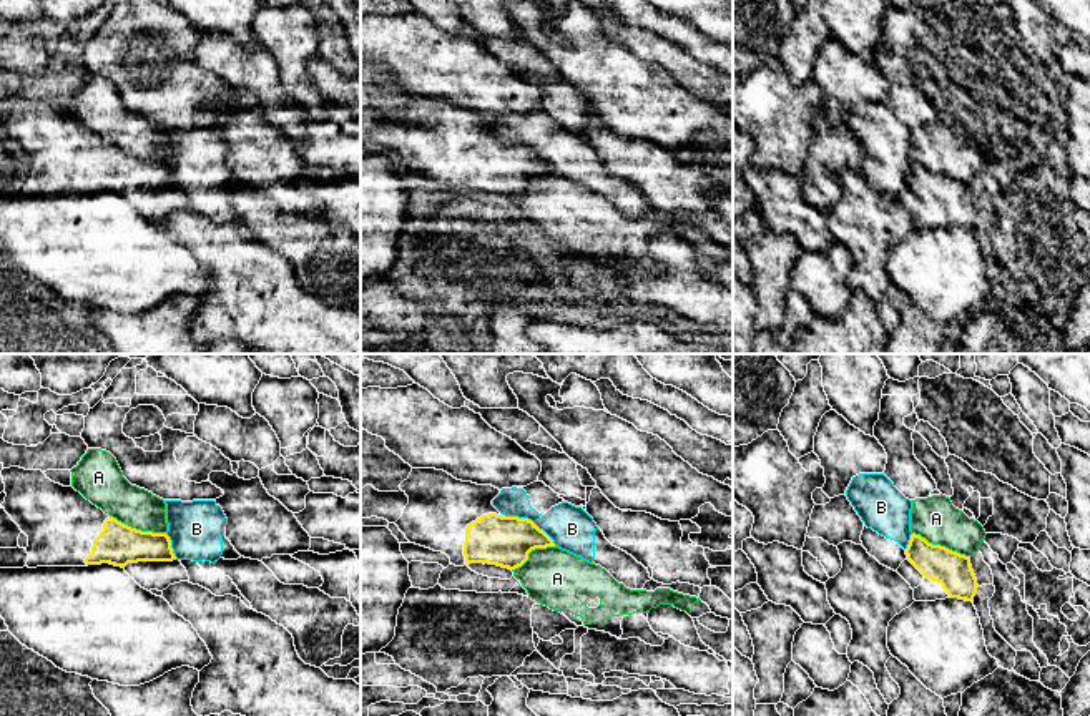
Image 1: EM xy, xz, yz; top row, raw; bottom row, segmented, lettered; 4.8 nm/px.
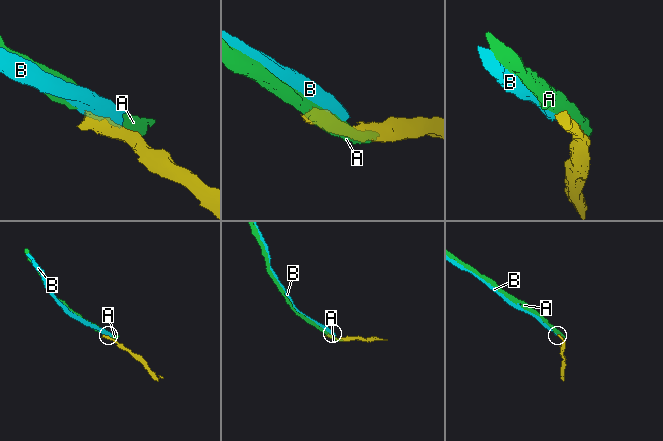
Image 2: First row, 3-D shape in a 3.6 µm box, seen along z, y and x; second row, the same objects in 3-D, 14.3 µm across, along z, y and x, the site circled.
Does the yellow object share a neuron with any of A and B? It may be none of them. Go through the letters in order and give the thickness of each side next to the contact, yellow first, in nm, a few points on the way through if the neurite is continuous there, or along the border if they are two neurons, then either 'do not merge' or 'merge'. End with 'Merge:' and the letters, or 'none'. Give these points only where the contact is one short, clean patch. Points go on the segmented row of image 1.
A: 200 nm thick on the yellow side, 190 nm on the other; do not merge
B: 240 nm thick on the yellow side, 220 nm on the other; do not merge
Merge: none

